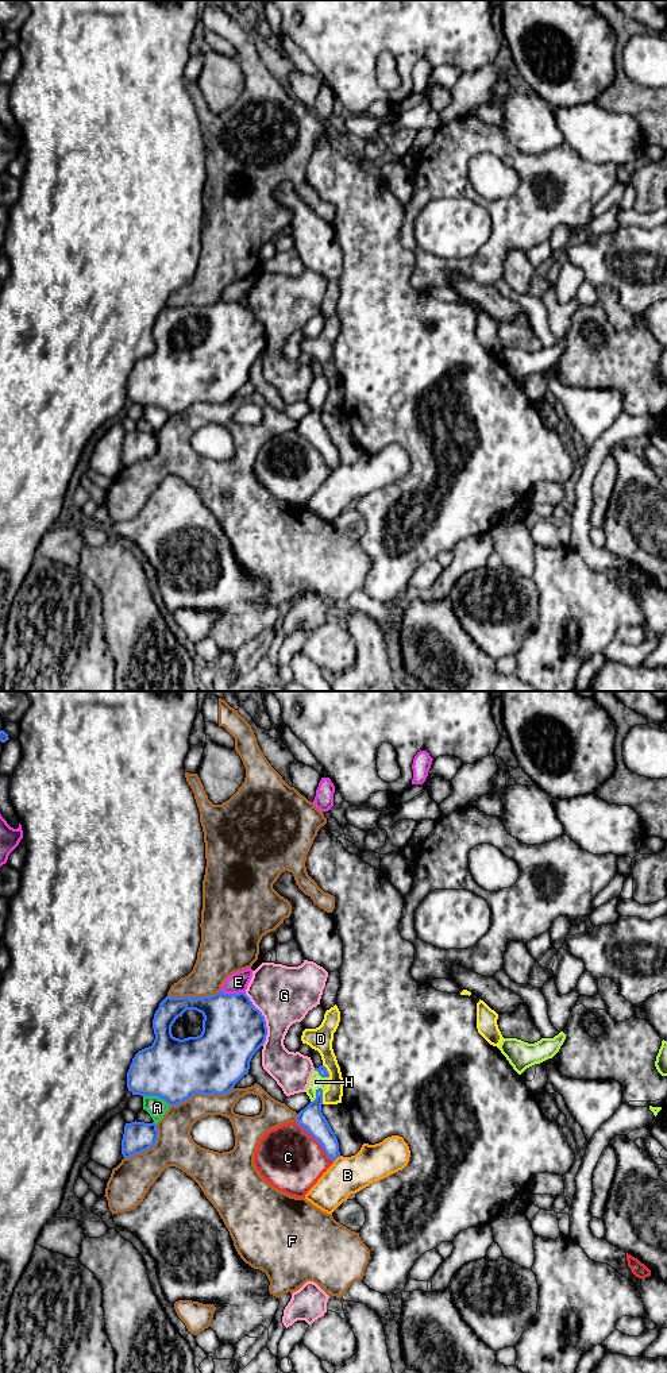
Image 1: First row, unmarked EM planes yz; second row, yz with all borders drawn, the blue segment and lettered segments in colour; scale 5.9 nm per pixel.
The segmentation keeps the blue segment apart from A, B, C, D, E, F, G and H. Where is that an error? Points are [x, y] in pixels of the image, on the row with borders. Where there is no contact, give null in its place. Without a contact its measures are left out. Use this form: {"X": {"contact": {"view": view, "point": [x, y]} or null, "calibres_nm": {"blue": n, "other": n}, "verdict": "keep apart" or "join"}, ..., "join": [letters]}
{"A": {"contact": {"view": "yz", "point": [157, 1095]}, "calibres_nm": {"blue": 380, "other": 120}, "verdict": "keep apart"}, "B": {"contact": {"view": "yz", "point": [336, 1157]}, "calibres_nm": {"blue": 140, "other": 220}, "verdict": "keep apart"}, "C": {"contact": {"view": "yz", "point": [316, 1140]}, "calibres_nm": {"blue": 150, "other": 380}, "verdict": "keep apart"}, "D": {"contact": {"view": "yz", "point": [327, 1071]}, "calibres_nm": {"blue": 60, "other": 140}, "verdict": "keep apart"}, "E": {"contact": {"view": "yz", "point": [232, 994]}, "calibres_nm": {"blue": 360, "other": 120}, "verdict": "keep apart"}, "F": {"contact": {"view": "yz", "point": [201, 1092]}, "calibres_nm": {"blue": 380, "other": 190}, "verdict": "keep apart"}, "G": {"contact": {"view": "yz", "point": [263, 1019]}, "calibres_nm": {"blue": 360, "other": 340}, "verdict": "keep apart"}, "H": {"contact": {"view": "yz", "point": [316, 1095]}, "calibres_nm": {"blue": 150, "other": 90}, "verdict": "join"}, "join": ["H"]}

